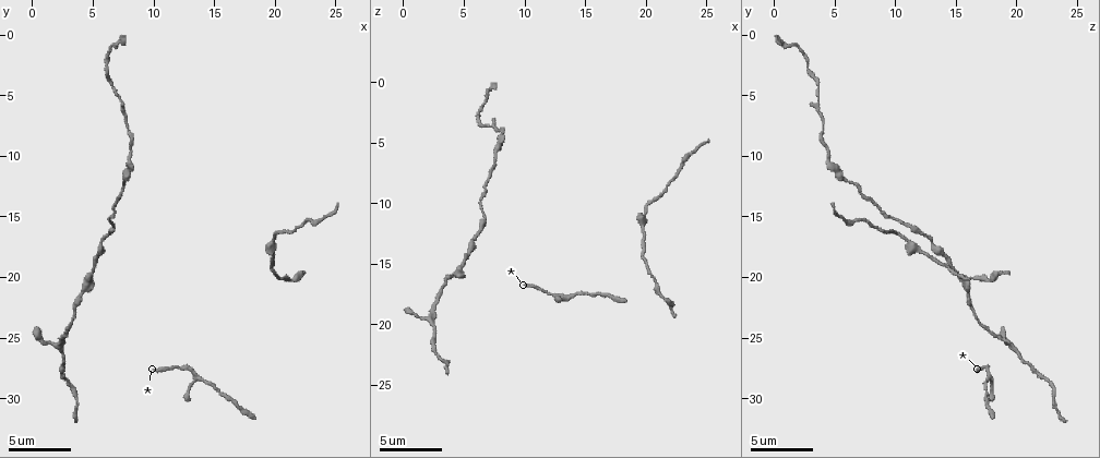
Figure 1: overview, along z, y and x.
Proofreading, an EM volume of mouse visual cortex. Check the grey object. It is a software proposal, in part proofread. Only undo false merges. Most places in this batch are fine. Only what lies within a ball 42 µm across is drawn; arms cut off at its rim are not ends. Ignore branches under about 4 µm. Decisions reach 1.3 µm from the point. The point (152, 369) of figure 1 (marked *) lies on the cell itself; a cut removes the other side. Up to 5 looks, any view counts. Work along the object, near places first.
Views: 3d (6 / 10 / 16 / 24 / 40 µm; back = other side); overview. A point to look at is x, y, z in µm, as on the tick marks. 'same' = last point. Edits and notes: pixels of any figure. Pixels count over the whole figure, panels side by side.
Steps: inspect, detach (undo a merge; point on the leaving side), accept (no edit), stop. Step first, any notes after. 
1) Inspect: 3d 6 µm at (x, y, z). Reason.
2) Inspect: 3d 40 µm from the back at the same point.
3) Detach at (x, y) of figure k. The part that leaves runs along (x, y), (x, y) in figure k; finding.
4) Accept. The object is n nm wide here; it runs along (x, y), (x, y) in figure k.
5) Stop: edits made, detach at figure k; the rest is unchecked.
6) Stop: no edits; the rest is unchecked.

Inspect: 3d 16 µm at (14.6, 28.8, 17.4).

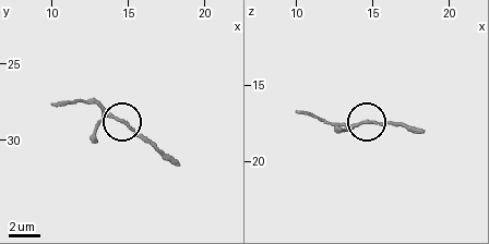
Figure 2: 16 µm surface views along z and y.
Accept. It runs along (50, 102), (100, 104), (157, 151) in figure 2; one cell here.

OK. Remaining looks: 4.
Inspect: 3d 10 µm at (20.2, 16.4, 10.4). Sudden change in width.

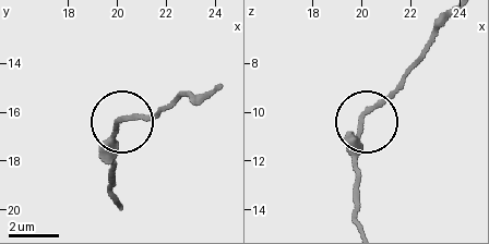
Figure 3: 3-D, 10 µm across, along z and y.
Inspect: 3d 6 µm at (19.9, 16.7, 10.5).

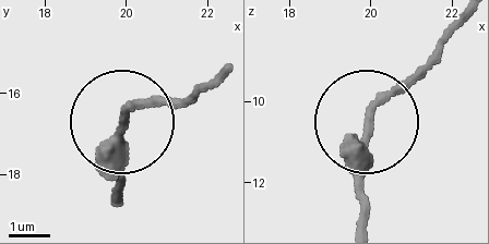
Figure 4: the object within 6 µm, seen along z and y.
Accept. The object is 210 nm wide here; continuous, no second cell.

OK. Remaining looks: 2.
Inspect: 3d 6 µm at (7.2, 5.2, 3.6). Narrows sharply.

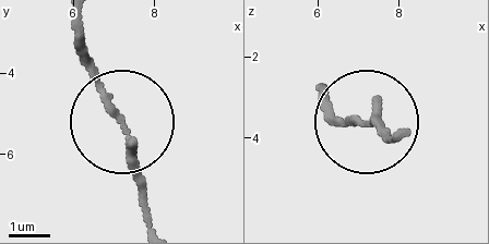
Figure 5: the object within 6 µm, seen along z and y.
Accept. It runs along (398, 136), (343, 126), (321, 109) in figure 5; continuous, no second cell.

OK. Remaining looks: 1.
Stop: no edits; the rest is unchecked.

